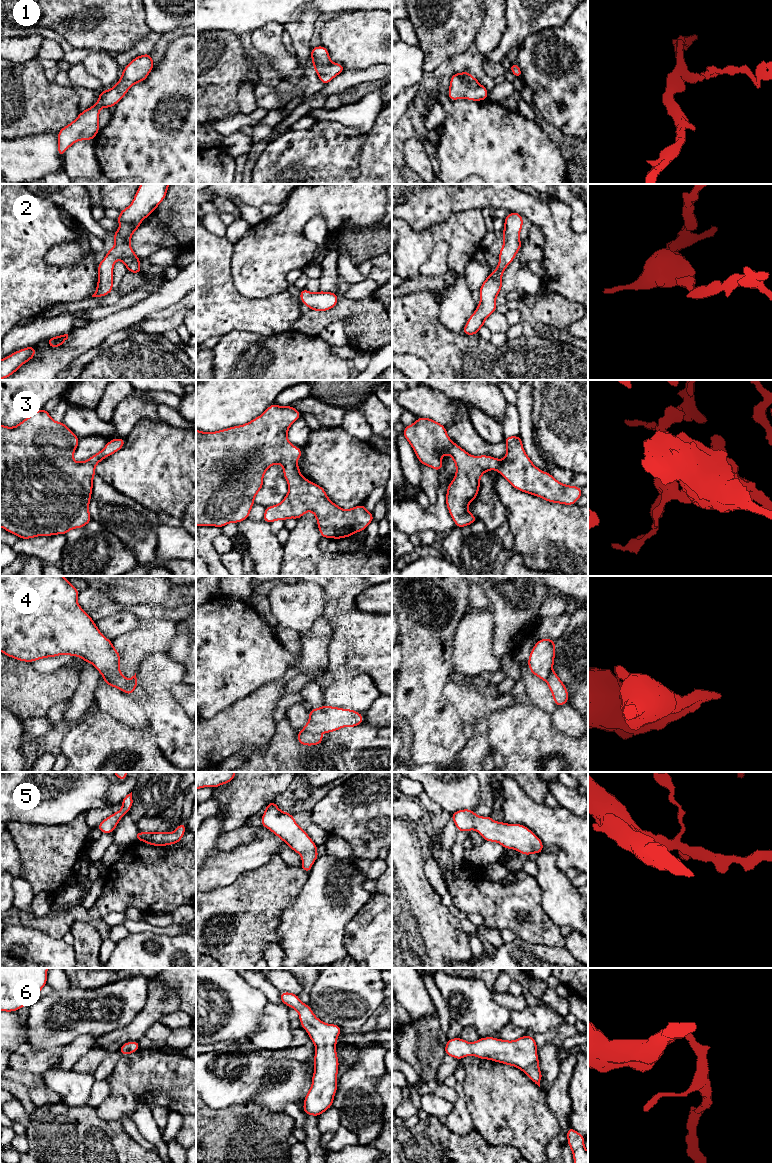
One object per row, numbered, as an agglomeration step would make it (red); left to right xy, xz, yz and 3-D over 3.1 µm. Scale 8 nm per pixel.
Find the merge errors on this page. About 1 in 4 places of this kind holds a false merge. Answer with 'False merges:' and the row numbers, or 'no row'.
False merges: 4

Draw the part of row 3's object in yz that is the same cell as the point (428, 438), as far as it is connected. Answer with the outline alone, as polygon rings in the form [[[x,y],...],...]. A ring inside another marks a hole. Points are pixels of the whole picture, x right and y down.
[[[419,417],[415,423],[405,426],[403,435],[412,446],[422,465],[441,471],[443,468],[442,455],[448,454],[452,457],[456,465],[456,474],[447,488],[446,506],[458,528],[478,521],[468,511],[468,504],[476,499],[480,488],[480,477],[489,470],[497,470],[515,489],[540,497],[548,502],[574,505],[582,495],[581,487],[562,484],[550,473],[537,468],[524,451],[519,435],[504,438],[507,452],[502,460],[488,455],[470,455],[449,438],[445,426],[430,418]]]

